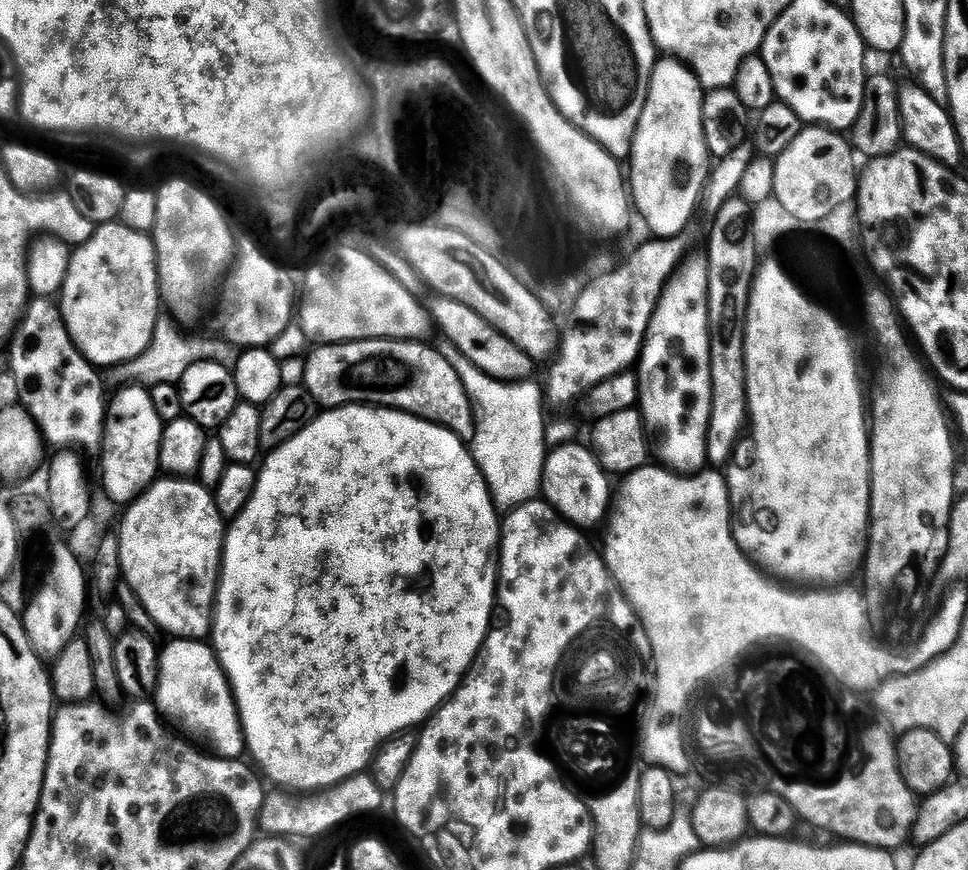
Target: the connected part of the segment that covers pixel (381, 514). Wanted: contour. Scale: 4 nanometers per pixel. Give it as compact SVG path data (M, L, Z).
M346 404L342 408L329 408L321 411L316 419L312 420L302 429L290 442L286 442L281 448L271 449L263 457L258 468L256 477L256 489L250 498L250 502L238 514L236 519L231 521L224 537L224 554L220 570L220 586L216 589L216 603L212 617L212 631L210 633L210 644L216 656L220 659L220 665L224 673L228 675L228 682L232 685L232 695L236 697L236 709L240 712L240 724L244 728L244 742L247 751L252 752L254 759L260 763L259 771L265 777L273 780L273 785L284 790L295 790L300 794L311 794L317 790L332 788L348 780L351 776L359 776L371 765L373 756L380 751L386 741L407 733L408 728L423 725L431 717L437 708L443 706L457 688L460 687L468 669L476 661L476 655L484 646L484 640L488 636L488 629L494 624L494 609L497 607L496 582L498 579L498 549L502 535L502 520L498 515L497 507L492 503L492 496L488 490L484 476L476 465L471 454L469 445L448 428L440 424L431 424L428 420L421 420L418 416L411 416L408 412L397 412L395 408L381 408L366 404Z

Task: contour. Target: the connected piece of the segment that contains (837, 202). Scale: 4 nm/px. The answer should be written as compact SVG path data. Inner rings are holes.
M808 126L798 134L798 138L794 138L794 142L790 142L790 146L786 146L786 150L781 156L775 157L774 200L789 212L793 221L818 222L826 220L834 210L849 206L855 201L858 187L858 164L856 168L858 156L851 143L845 137L843 140L840 136L843 135L839 131L830 128Z

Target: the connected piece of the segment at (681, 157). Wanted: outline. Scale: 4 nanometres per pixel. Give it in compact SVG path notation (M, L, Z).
M675 58L657 59L646 106L632 139L630 167L635 211L664 237L685 231L696 212L696 203L700 204L705 195L704 183L710 180L710 157L702 126L705 95L700 79L687 64Z

